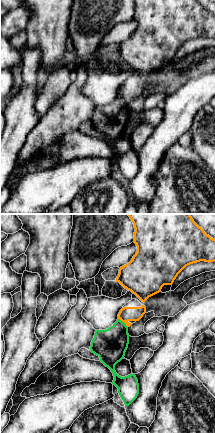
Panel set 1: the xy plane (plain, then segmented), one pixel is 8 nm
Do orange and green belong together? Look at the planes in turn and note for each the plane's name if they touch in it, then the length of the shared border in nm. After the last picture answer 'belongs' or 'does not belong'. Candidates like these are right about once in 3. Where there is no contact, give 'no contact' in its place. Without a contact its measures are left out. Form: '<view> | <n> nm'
xy | 110 nm

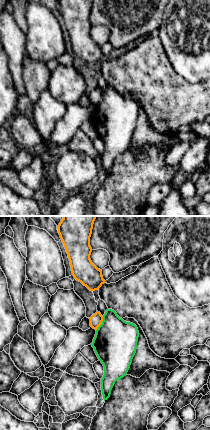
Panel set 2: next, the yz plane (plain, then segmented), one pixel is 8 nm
yz | 130 nm

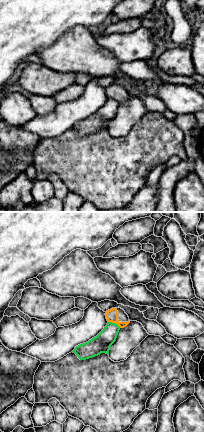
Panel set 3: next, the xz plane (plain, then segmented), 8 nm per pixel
xz | 120 nm

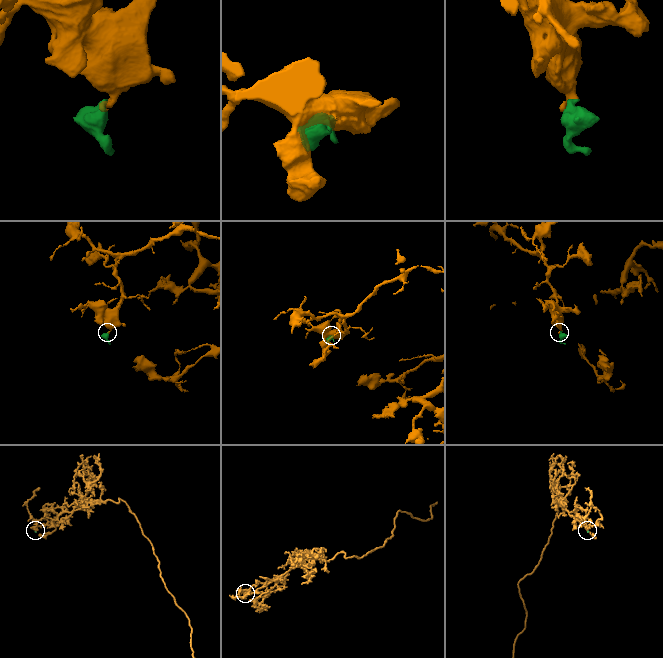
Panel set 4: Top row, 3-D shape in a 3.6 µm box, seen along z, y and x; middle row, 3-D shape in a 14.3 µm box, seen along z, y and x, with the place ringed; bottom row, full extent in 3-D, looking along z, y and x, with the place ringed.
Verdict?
does not belong

